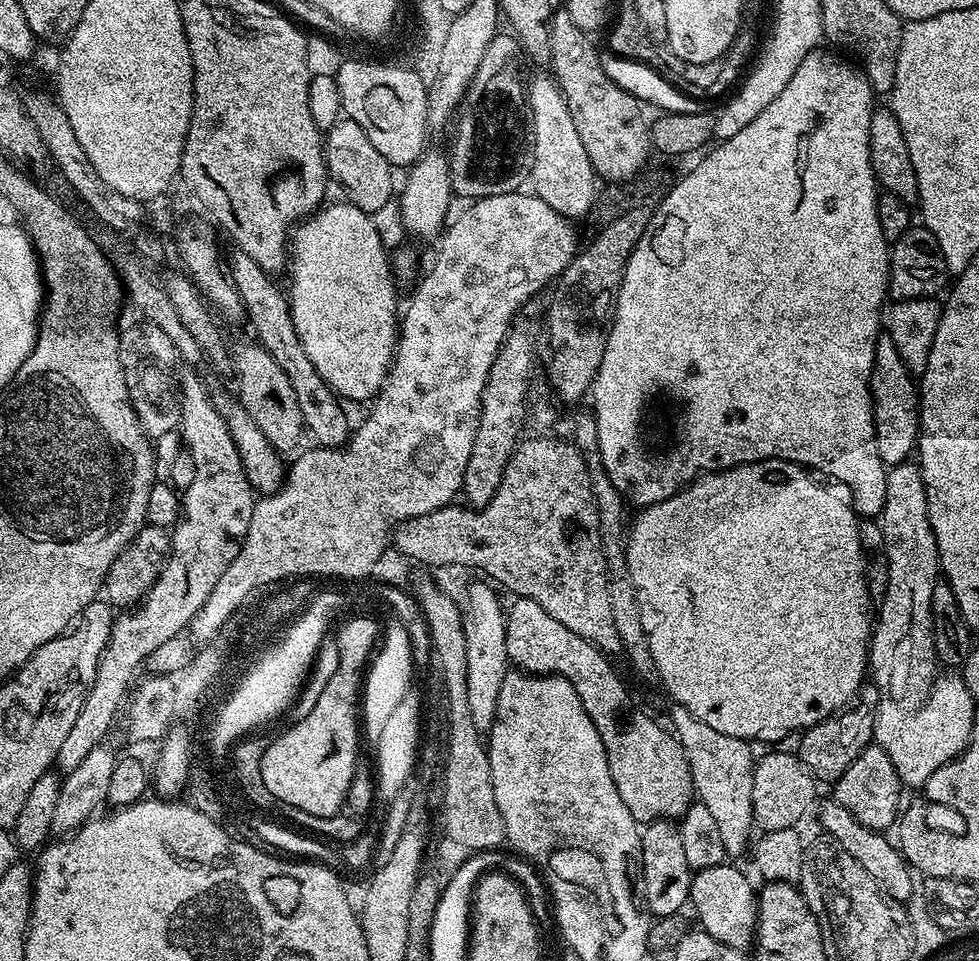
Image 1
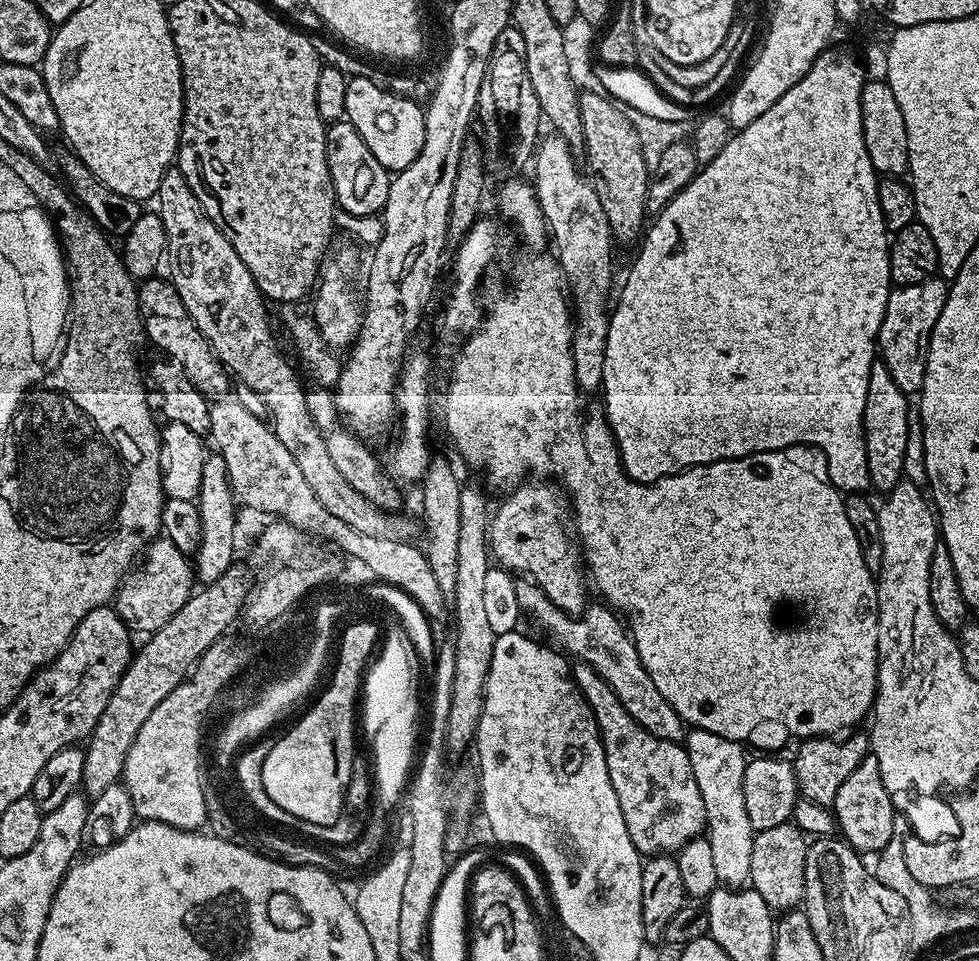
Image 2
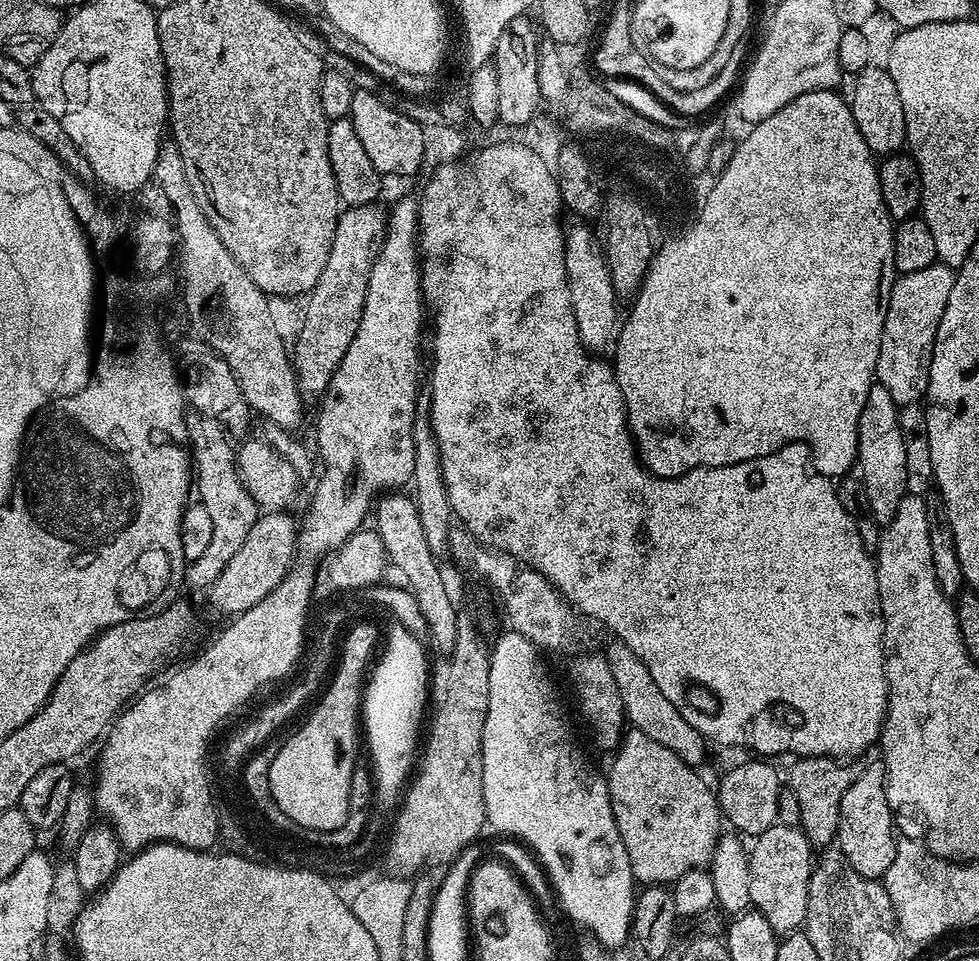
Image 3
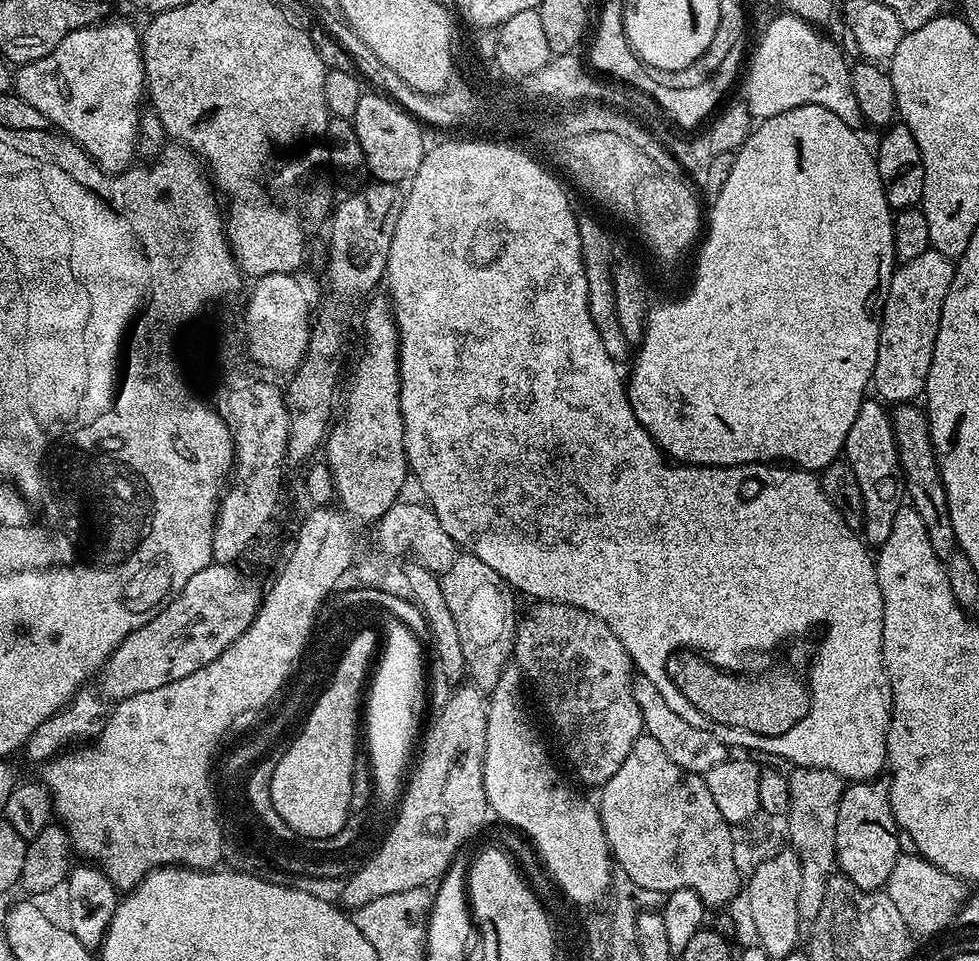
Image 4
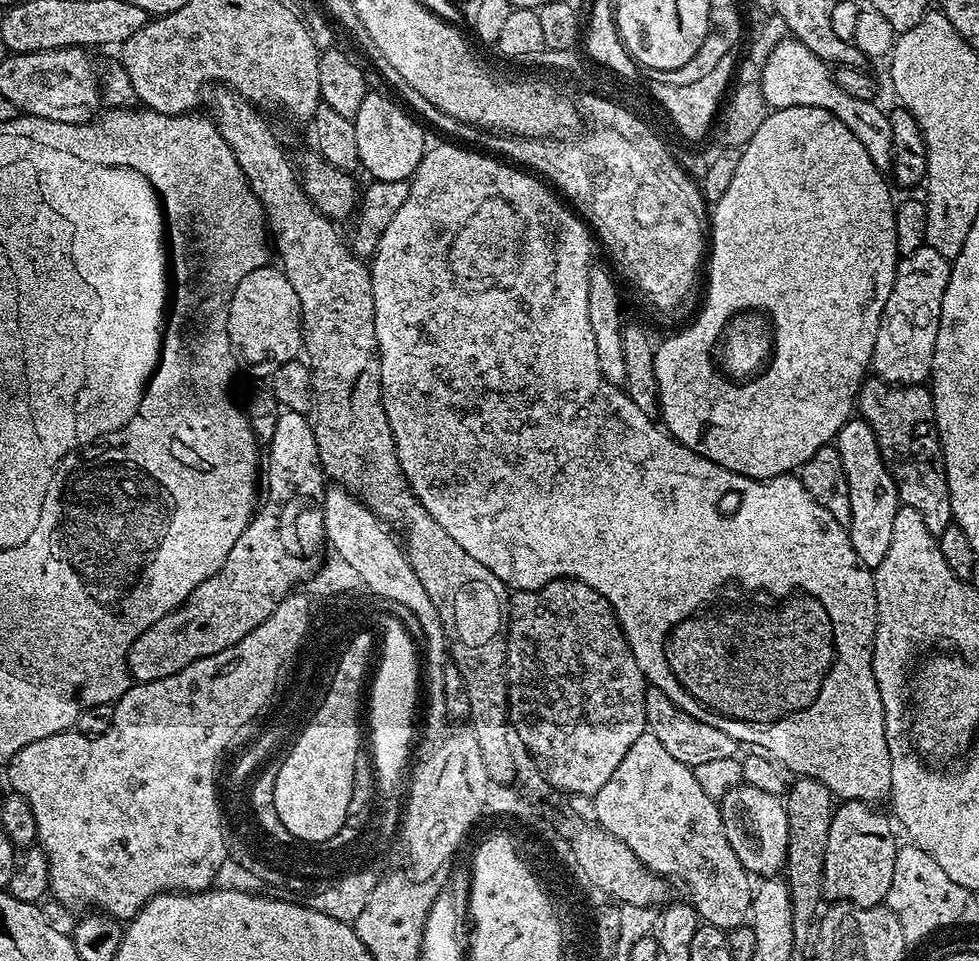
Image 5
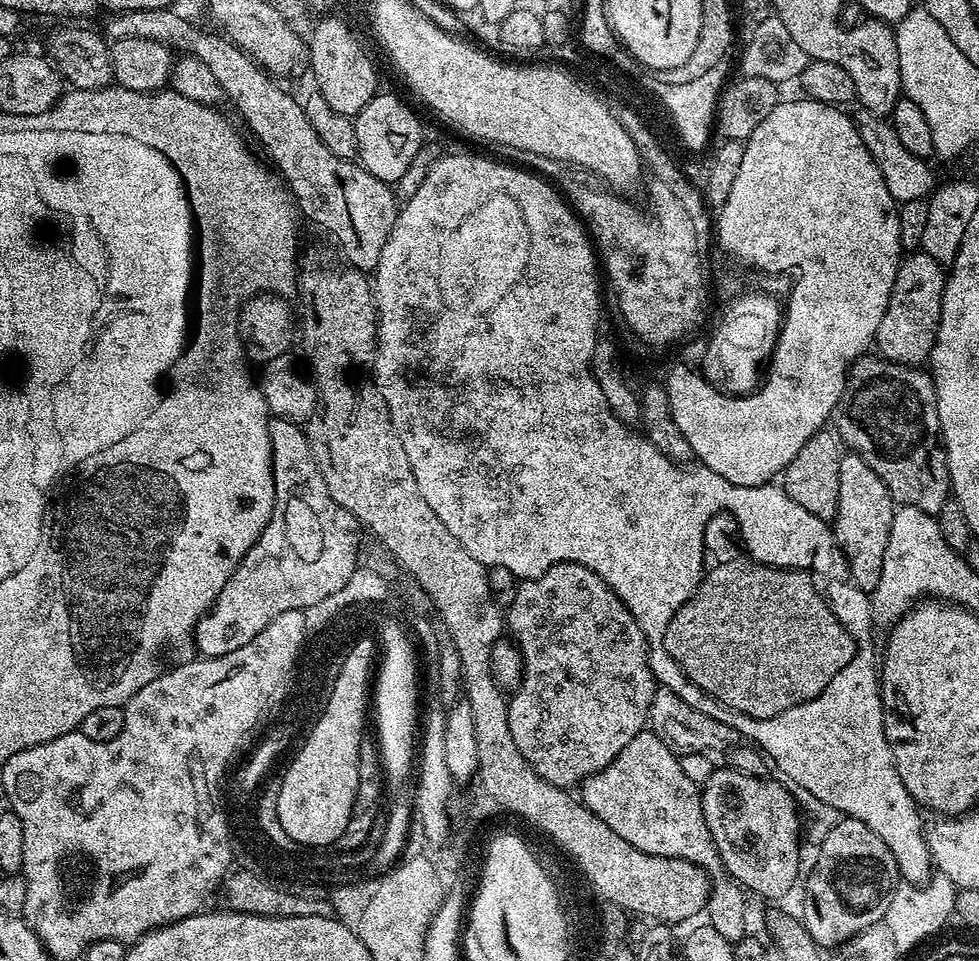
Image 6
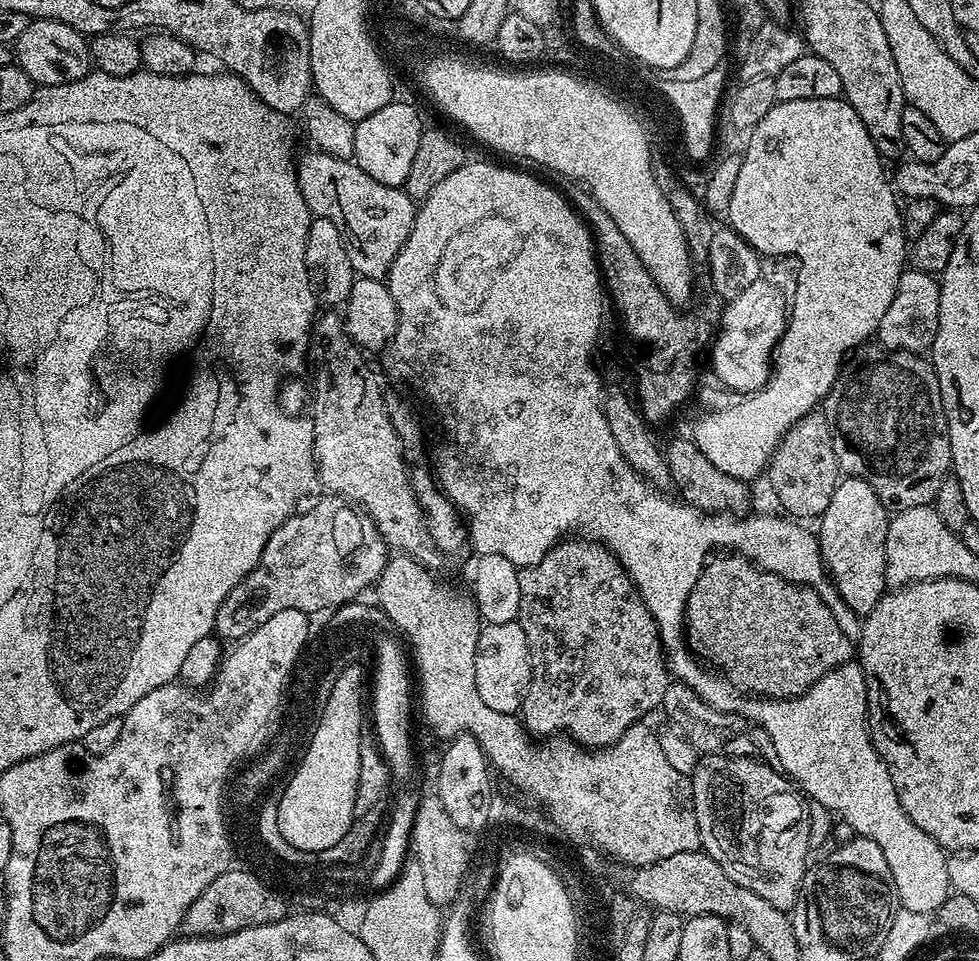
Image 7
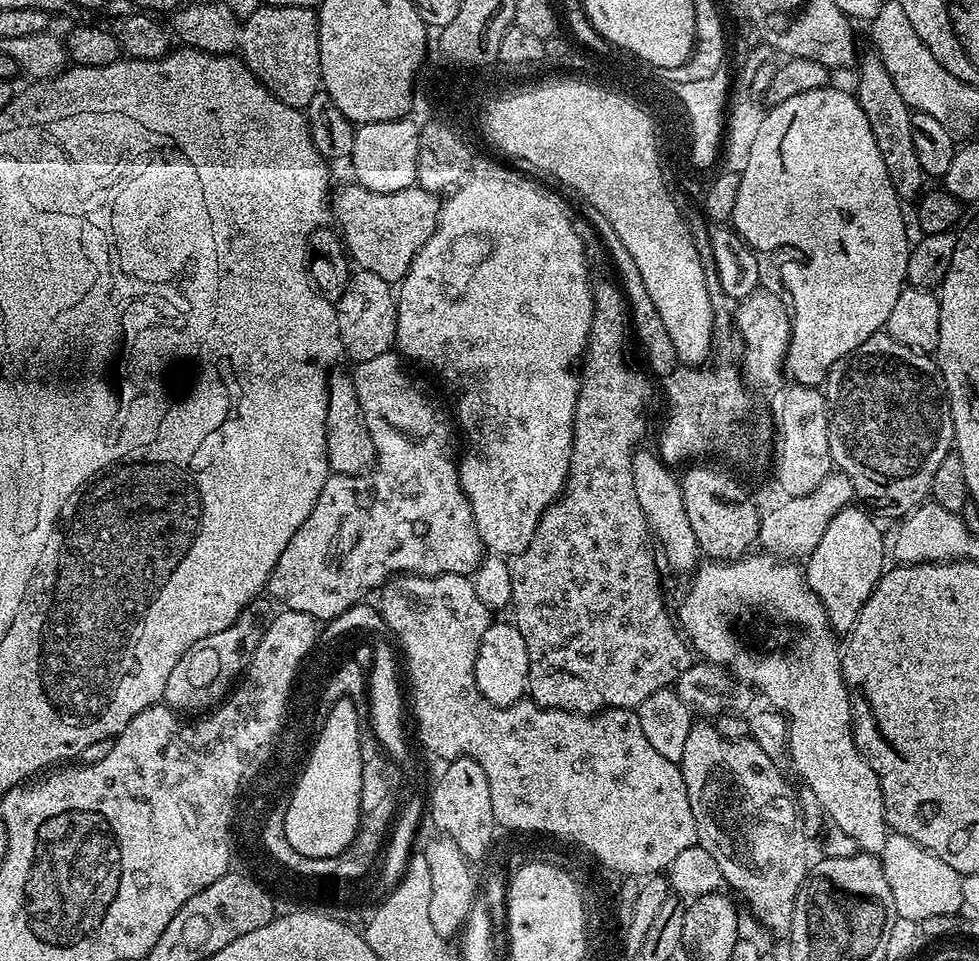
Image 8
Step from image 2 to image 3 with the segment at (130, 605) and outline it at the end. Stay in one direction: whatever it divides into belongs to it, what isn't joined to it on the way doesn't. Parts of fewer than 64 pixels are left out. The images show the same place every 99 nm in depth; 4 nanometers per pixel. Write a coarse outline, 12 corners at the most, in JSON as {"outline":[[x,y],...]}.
{"outline":[[194,446],[208,549],[185,583],[209,589],[244,544],[260,507],[208,446]]}

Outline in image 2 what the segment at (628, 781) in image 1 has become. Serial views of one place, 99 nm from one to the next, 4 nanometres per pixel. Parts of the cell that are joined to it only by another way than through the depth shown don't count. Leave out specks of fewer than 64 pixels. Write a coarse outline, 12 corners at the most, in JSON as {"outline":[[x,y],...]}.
{"outline":[[589,664],[592,707],[630,842],[644,858],[705,831],[685,745],[654,738]]}

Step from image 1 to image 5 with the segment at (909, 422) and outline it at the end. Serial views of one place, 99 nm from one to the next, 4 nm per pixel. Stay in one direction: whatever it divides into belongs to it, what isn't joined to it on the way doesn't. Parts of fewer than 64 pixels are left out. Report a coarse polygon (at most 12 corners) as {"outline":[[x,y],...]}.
{"outline":[[864,420],[836,434],[854,554],[886,558],[900,495]]}

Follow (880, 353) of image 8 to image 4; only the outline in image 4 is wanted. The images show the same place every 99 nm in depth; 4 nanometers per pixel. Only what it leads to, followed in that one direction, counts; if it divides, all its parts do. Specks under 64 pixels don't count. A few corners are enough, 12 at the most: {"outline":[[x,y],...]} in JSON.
{"outline":[[897,404],[902,483],[934,554],[957,551],[923,407]]}

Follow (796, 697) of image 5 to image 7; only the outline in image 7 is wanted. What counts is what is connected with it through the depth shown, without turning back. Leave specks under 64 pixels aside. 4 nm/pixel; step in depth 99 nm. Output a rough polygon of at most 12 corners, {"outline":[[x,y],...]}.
{"outline":[[714,542],[680,628],[741,694],[788,700],[851,661],[804,580]]}

